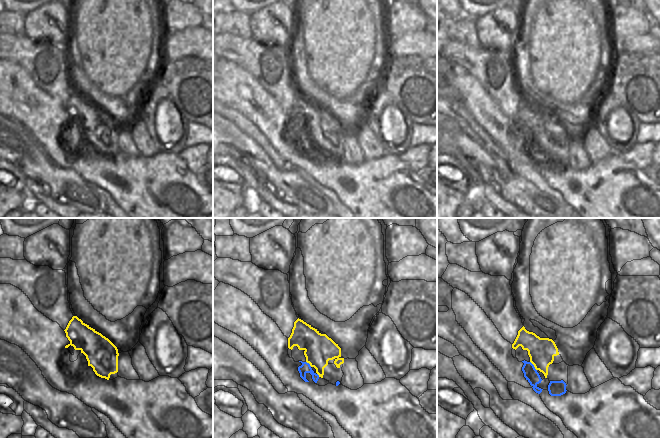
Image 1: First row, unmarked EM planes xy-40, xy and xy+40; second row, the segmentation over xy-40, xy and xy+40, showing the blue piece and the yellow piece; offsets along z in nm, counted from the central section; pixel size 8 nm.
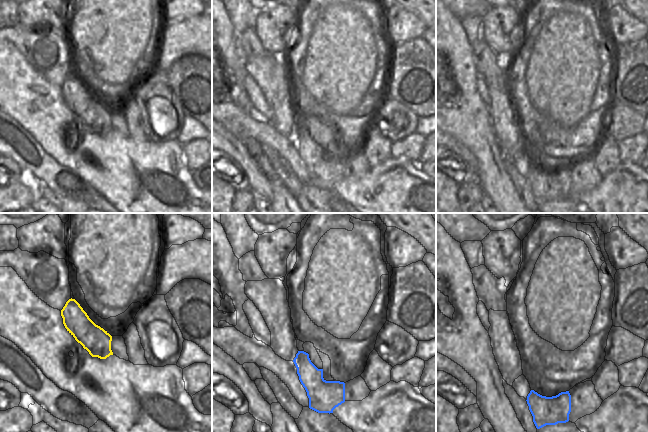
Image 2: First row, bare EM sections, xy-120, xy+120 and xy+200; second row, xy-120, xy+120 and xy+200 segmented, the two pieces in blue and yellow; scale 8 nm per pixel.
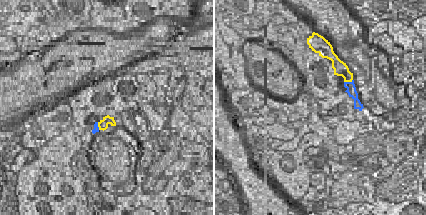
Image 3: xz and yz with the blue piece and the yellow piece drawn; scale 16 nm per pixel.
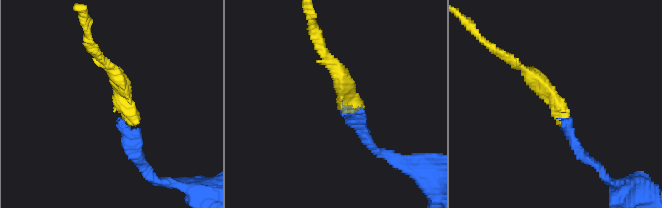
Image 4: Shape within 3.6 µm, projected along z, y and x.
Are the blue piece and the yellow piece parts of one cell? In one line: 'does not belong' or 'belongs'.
belongs

